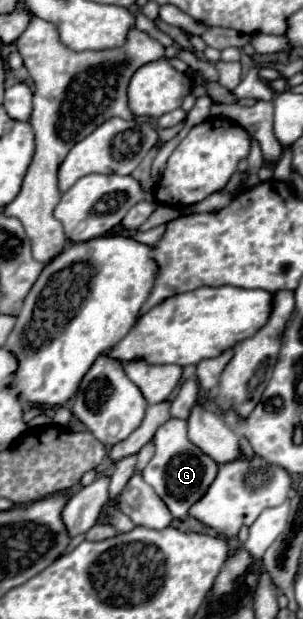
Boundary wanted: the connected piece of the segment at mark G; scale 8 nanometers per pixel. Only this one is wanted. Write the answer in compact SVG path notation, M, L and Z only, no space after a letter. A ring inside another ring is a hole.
M167 420L153 436L155 444L155 456L147 464L147 468L141 472L143 480L153 486L153 490L159 494L159 498L167 504L169 512L175 520L187 520L189 508L205 496L209 484L215 480L219 464L205 456L195 444L187 438L187 422L185 420Z

